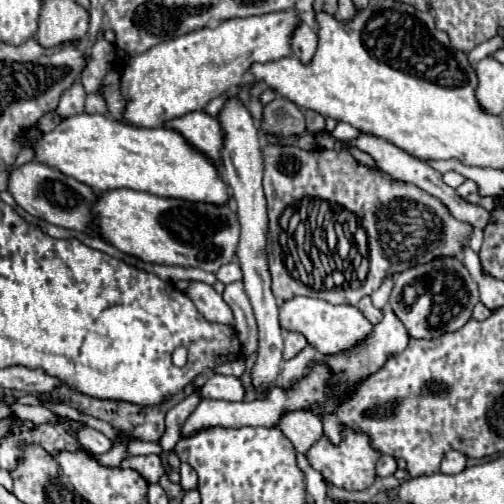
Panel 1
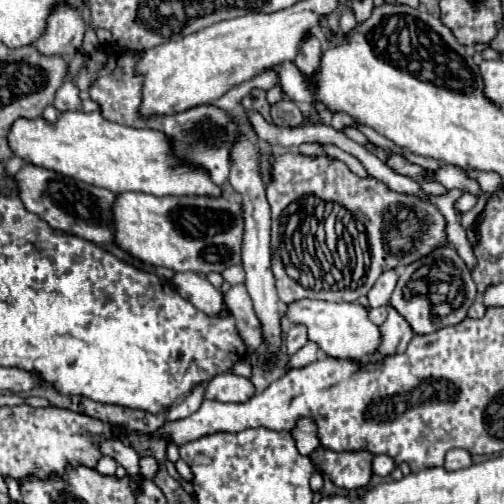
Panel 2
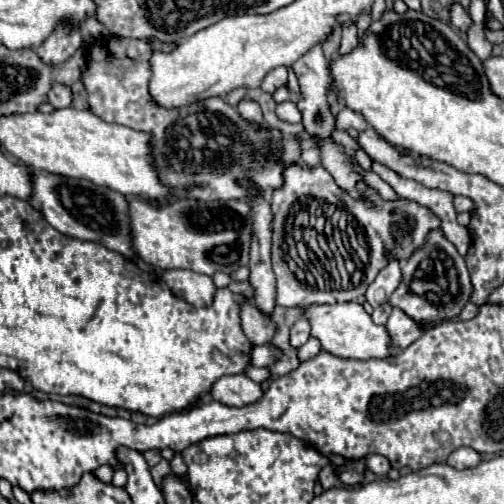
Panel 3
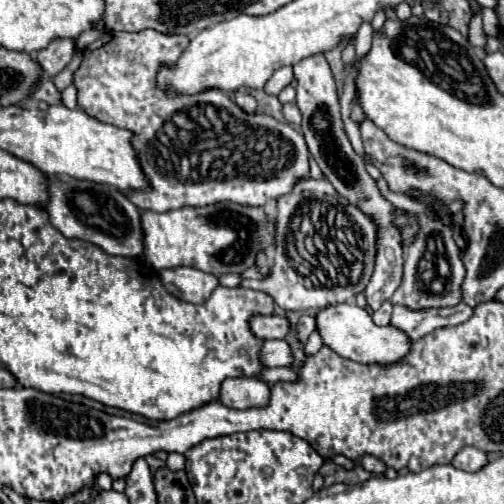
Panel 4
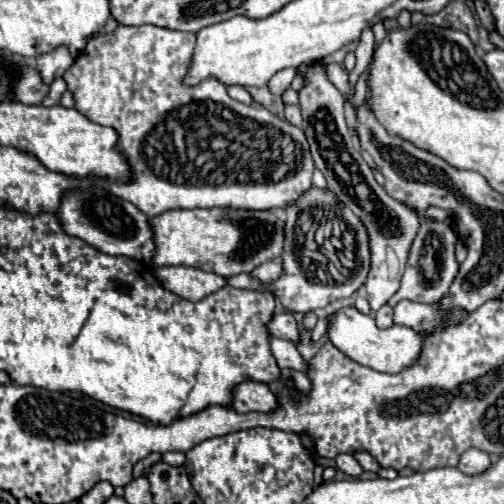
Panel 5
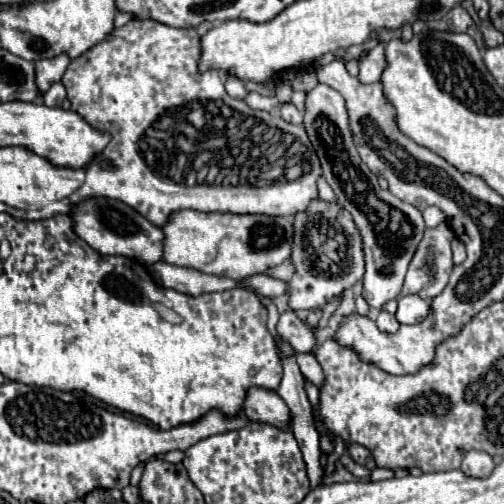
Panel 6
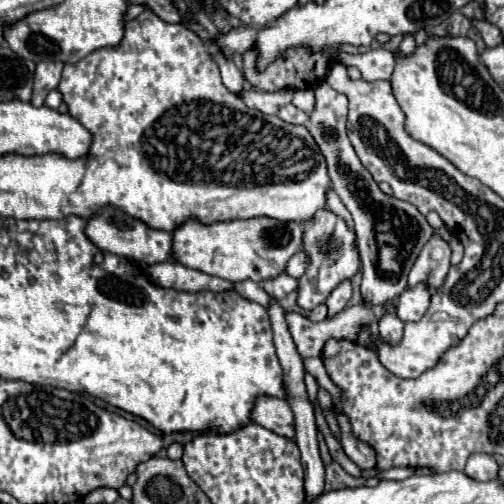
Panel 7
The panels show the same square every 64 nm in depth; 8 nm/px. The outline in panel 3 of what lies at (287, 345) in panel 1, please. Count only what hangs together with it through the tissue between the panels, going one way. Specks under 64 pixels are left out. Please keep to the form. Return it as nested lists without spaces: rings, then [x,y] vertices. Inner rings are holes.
[[[300,318],[290,330],[290,344],[300,348],[302,344],[306,344],[308,338],[310,338],[310,324],[306,318]]]

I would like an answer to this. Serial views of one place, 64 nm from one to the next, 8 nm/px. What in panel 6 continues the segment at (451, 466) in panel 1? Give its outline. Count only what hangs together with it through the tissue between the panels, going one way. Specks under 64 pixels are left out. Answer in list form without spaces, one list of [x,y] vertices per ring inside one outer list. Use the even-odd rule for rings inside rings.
[[[470,450],[464,460],[462,460],[462,466],[460,470],[466,474],[466,476],[472,476],[472,478],[484,478],[484,476],[490,476],[492,474],[492,468],[494,468],[494,460],[490,454],[486,452],[478,452],[478,450]]]

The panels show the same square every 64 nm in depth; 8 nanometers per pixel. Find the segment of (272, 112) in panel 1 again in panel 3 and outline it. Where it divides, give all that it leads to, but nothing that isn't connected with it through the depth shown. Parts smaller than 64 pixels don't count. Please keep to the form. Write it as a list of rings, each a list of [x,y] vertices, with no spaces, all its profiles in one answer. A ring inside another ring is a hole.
[[[292,100],[278,104],[278,108],[276,108],[276,114],[278,114],[282,120],[290,122],[290,124],[298,124],[298,122],[302,120],[302,116],[300,116],[300,110],[296,108],[296,104],[294,104]]]

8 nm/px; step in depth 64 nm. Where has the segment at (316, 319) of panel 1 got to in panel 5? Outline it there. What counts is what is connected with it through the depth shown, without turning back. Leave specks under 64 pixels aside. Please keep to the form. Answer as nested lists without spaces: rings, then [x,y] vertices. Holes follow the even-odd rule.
[[[356,308],[340,310],[330,320],[328,336],[330,336],[330,342],[338,350],[342,350],[346,356],[356,360],[358,364],[364,364],[364,366],[370,366],[374,370],[388,372],[388,374],[402,372],[404,368],[410,368],[412,364],[416,364],[416,360],[420,360],[420,352],[422,352],[424,338],[426,338],[426,334],[412,332],[412,328],[404,328],[404,326],[392,326],[386,330],[380,330],[374,324],[374,318],[360,314]]]

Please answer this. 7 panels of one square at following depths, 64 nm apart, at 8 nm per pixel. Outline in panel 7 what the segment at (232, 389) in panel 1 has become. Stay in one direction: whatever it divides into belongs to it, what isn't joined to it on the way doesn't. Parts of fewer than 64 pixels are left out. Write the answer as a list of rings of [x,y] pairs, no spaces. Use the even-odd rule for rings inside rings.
[[[270,396],[258,398],[256,404],[254,404],[252,420],[256,424],[284,436],[284,438],[296,440],[296,430],[292,428],[294,416],[292,416],[292,408],[288,408],[286,400],[270,398]]]

